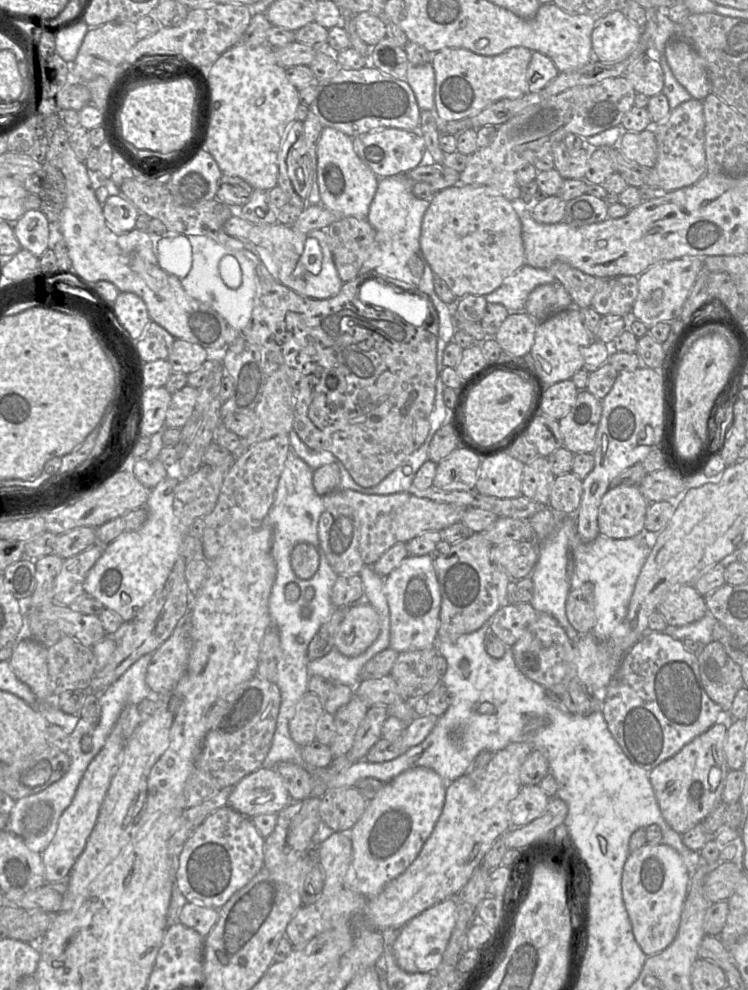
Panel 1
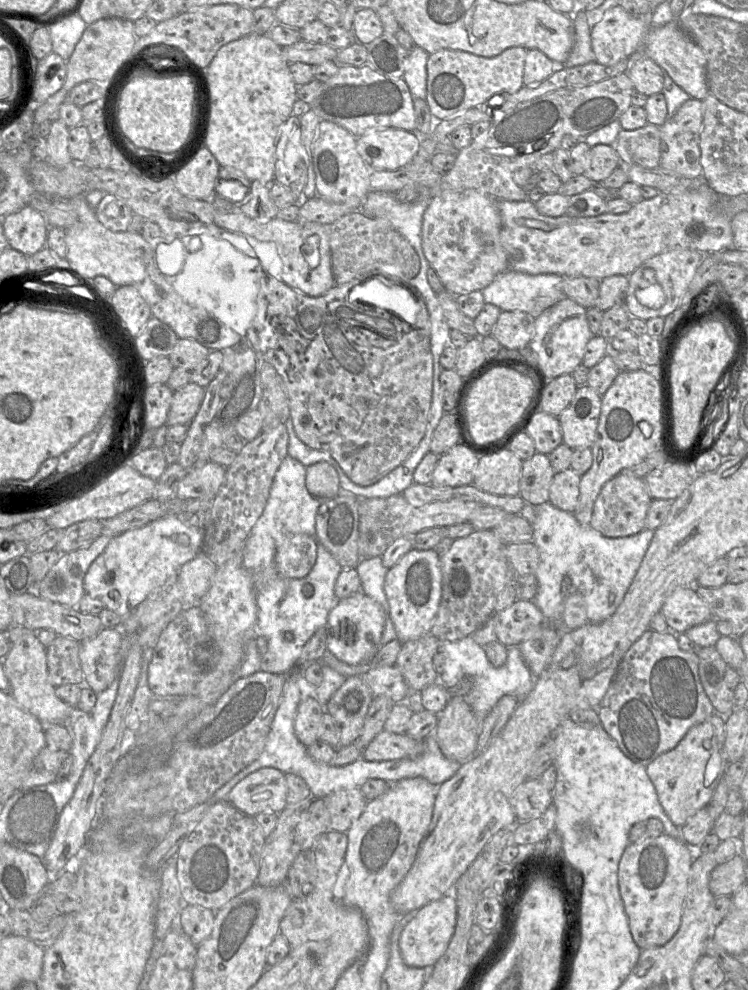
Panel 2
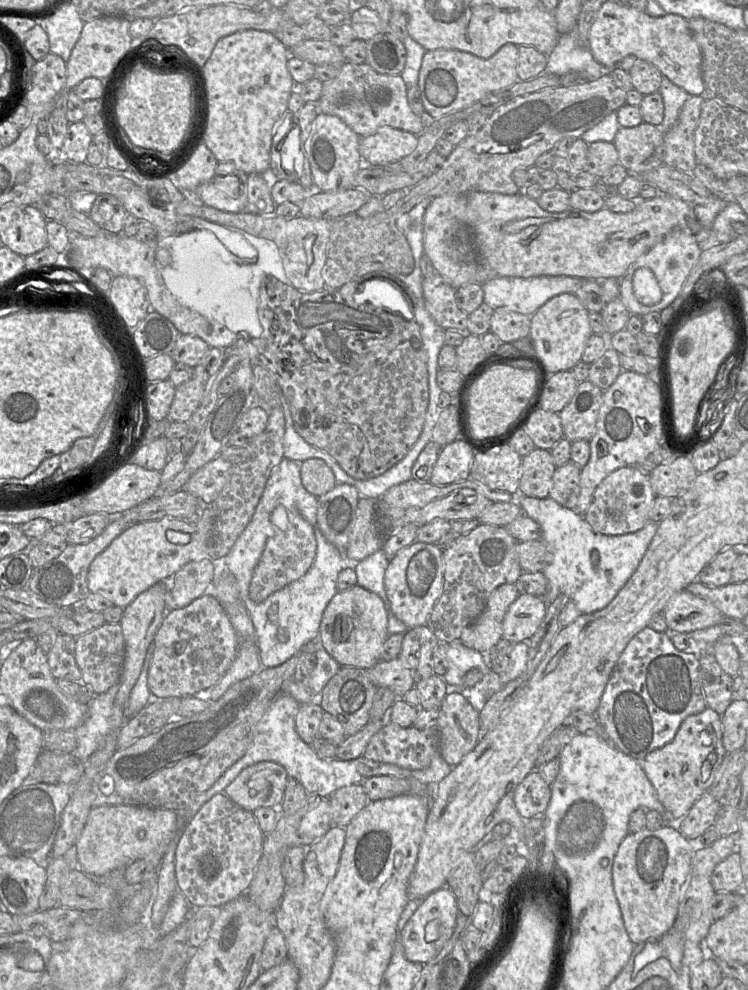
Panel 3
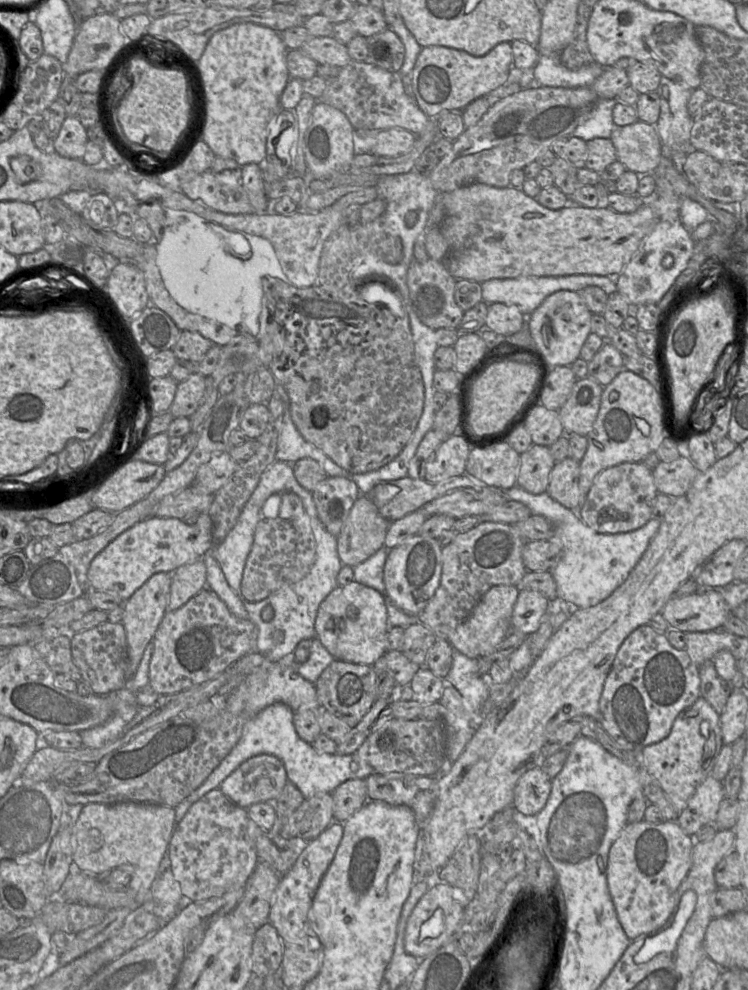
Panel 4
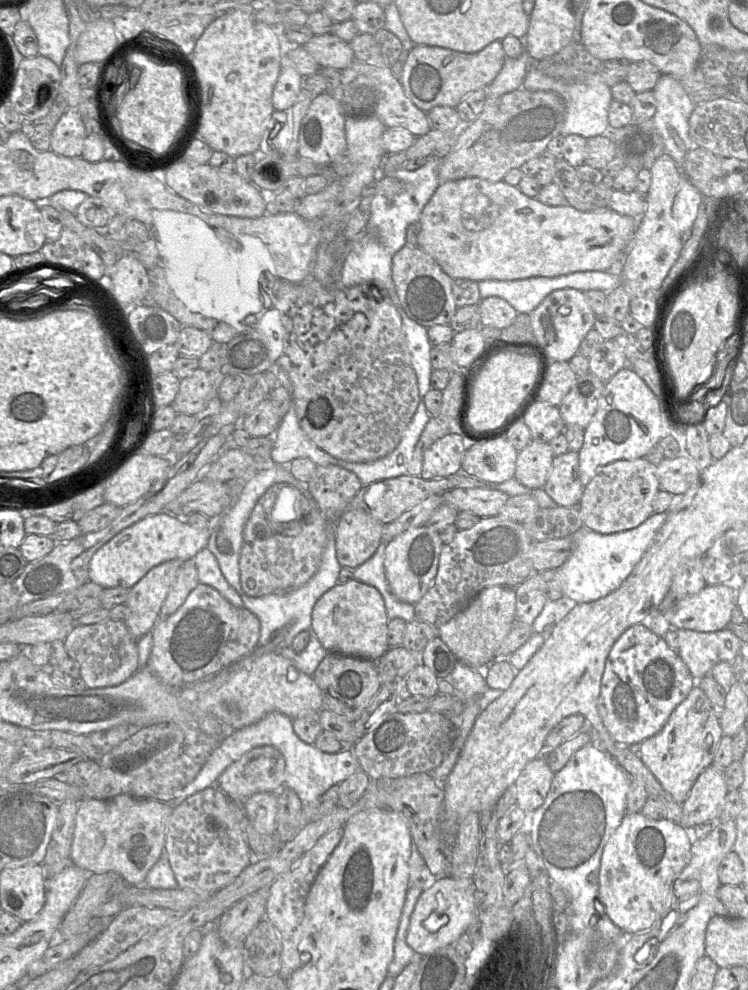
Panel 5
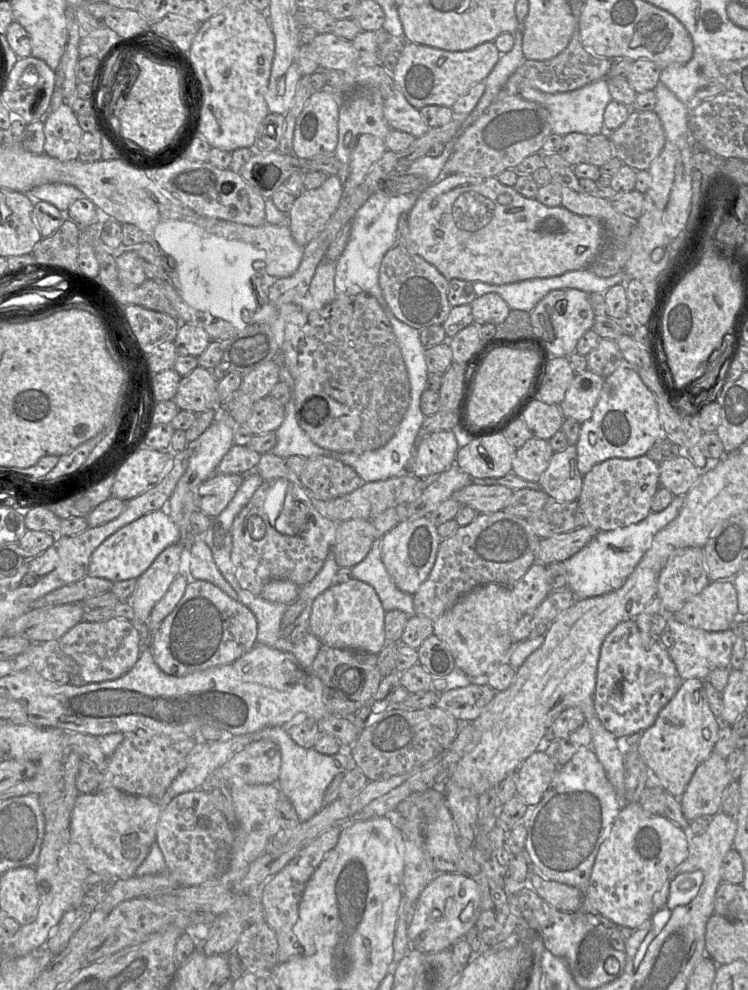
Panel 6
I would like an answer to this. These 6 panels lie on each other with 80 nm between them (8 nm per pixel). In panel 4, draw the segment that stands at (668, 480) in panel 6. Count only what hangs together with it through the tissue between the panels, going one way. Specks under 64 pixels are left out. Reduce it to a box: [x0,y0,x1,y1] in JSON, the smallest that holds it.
[652,456,699,498]

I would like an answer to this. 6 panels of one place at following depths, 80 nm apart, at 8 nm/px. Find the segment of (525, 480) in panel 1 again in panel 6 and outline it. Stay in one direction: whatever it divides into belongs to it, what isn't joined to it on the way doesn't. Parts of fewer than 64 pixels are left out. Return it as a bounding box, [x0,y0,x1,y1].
[512,437,553,483]

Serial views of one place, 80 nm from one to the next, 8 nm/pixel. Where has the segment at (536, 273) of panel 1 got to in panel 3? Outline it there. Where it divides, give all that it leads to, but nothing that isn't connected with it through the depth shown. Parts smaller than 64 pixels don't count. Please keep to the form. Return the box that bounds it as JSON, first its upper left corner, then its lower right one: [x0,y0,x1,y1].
[482,276,591,316]

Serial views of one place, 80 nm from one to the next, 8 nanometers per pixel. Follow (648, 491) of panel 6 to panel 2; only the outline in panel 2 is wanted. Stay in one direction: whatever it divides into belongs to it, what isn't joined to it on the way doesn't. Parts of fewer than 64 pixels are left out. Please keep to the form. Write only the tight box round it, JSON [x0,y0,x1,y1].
[590,473,652,538]

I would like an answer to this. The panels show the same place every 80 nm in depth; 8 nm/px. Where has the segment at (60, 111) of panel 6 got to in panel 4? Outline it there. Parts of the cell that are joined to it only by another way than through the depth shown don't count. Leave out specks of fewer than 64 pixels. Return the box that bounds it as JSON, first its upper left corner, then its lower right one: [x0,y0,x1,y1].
[53,116,87,160]

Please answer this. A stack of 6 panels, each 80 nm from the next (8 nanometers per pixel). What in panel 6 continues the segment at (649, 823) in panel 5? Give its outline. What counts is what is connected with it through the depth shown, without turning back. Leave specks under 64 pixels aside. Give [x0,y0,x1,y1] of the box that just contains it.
[585,803,687,931]

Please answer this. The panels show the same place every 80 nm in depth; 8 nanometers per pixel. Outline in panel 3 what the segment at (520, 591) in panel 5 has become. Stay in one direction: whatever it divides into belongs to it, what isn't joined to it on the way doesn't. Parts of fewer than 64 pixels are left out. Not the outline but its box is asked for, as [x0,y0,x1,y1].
[502,594,547,642]

